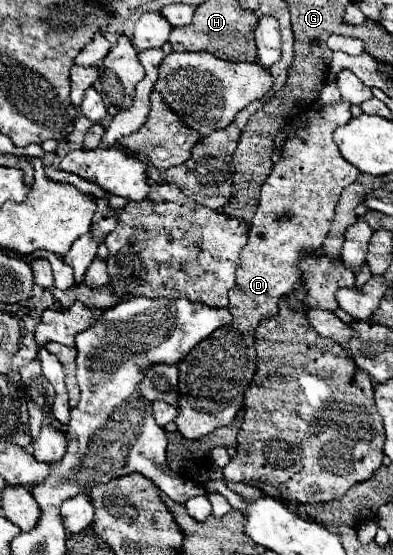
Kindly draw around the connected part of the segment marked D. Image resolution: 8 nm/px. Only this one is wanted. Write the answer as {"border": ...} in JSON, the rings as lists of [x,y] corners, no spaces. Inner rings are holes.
{"border":[[[337,102],[331,108],[323,108],[319,114],[309,114],[307,132],[287,140],[281,160],[261,186],[261,198],[251,222],[249,240],[241,250],[237,282],[229,290],[229,312],[233,320],[217,328],[179,364],[181,400],[175,424],[189,440],[231,424],[243,408],[245,390],[257,370],[257,326],[261,320],[277,316],[279,298],[293,294],[299,288],[303,278],[299,262],[317,256],[317,250],[321,250],[329,236],[335,206],[343,188],[361,174],[341,156],[333,142],[335,128],[351,120],[349,106],[351,104],[347,102]]]}

